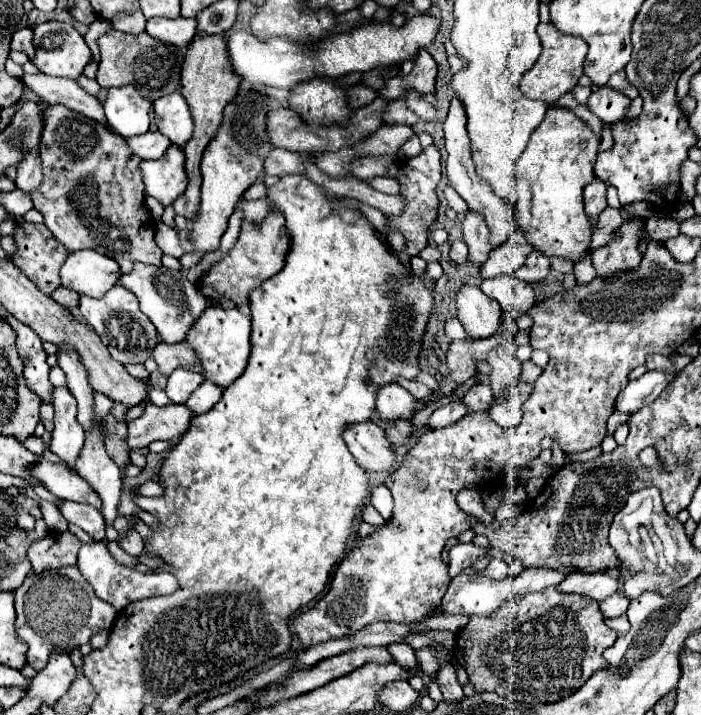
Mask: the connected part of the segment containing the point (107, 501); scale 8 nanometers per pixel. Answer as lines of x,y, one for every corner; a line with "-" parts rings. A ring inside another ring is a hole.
94,392
94,396
96,396
96,404
94,404
94,408
96,408
96,432
92,432
92,436
86,436
84,448
82,448
80,456
76,458
74,470
100,494
100,498
102,498
102,510
100,510
100,512
102,512
102,516
104,516
106,524
112,524
114,518
118,516
118,514
116,514
116,506
118,506
118,498
120,498
122,480
120,480
120,470
118,470
118,466
114,464
114,460
112,460
112,458
106,454
106,450
104,450
102,420
108,416
108,412
110,412
110,408
114,406
114,402
112,402
108,396
98,394
98,392

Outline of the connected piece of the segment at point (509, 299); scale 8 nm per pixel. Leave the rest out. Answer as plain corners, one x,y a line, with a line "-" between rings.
514,274
488,278
482,282
480,288
482,288
482,292
486,292
486,296
496,298
500,302
502,310
506,314
510,314
512,318
526,314
542,294
542,290
538,286
522,282

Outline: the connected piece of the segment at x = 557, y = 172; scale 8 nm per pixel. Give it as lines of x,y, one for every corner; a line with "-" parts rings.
550,108
516,160
516,188
510,200
512,224
524,232
530,246
548,258
556,256
578,262
590,252
592,224
584,212
582,190
594,180
592,168
598,146
600,138
588,124
566,108

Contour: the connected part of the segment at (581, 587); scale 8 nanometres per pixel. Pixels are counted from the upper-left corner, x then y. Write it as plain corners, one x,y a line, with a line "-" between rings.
594,572
594,574
572,574
564,582
558,584
560,592
576,592
586,594
594,600
602,600
614,592
618,592
620,580
612,578
606,572

